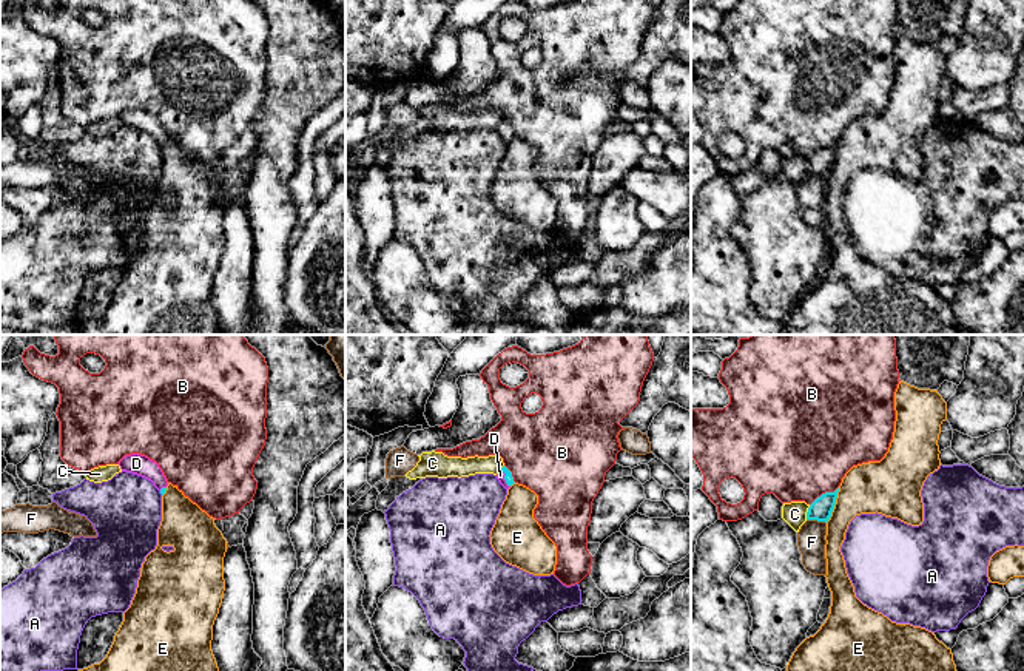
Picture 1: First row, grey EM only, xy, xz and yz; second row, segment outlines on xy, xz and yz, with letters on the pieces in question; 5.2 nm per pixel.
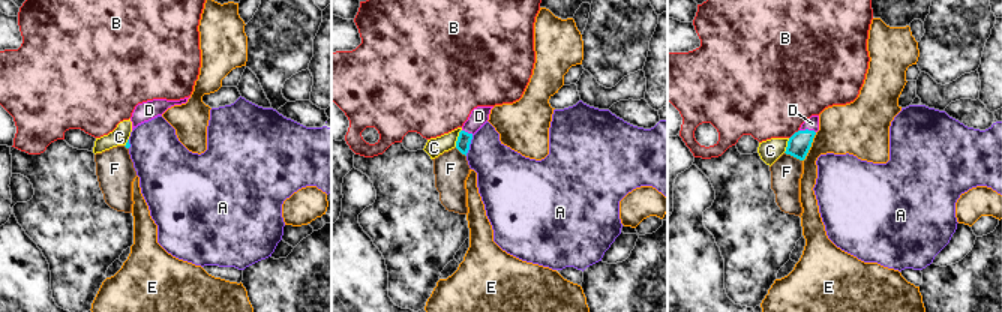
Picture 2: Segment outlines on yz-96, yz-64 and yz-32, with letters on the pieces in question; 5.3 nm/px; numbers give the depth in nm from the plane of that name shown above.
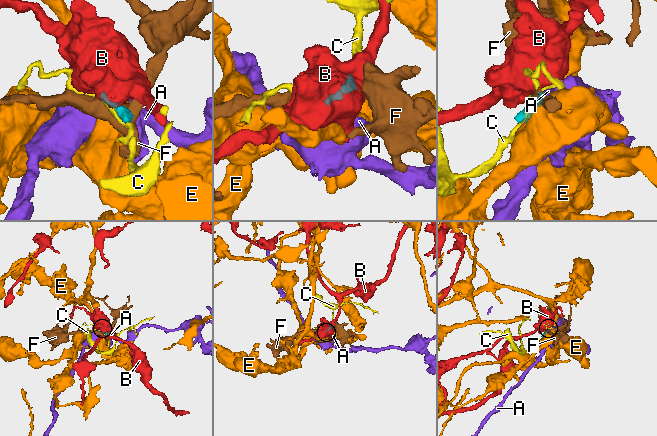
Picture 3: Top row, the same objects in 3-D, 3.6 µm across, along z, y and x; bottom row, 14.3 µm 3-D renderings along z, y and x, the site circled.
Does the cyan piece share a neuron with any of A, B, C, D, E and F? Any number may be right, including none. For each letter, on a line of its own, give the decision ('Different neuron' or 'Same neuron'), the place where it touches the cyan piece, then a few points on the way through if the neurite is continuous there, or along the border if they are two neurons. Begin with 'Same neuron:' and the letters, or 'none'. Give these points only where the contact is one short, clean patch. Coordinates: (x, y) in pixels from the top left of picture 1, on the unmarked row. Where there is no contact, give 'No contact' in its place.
Same neuron: D
A: Different neuron. Touches cyan at xy (161, 147). Boundary: xy (159, 145), (162, 148)
B: Different neuron. Touches cyan at yz (825, 147). Boundary: yz (838, 141), (833, 145), (822, 147), (810, 159)
C: Different neuron. Touches cyan at yz (807, 167)
D: Same neuron. Touches cyan at xz (505, 133). Path across: xz (508, 131), (505, 133), (500, 130)
E: Different neuron. Touches cyan at yz (835, 158). Boundary: yz (839, 142), (832, 170), (825, 176)
F: Different neuron. Touches cyan at yz (816, 173)

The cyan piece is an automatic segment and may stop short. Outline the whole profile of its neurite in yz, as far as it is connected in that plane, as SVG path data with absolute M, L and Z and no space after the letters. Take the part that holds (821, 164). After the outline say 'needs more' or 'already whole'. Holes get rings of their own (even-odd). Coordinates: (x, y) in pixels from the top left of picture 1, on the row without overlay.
M839 142L834 147L825 147L808 162L807 174L828 176L836 159Z; already whole

